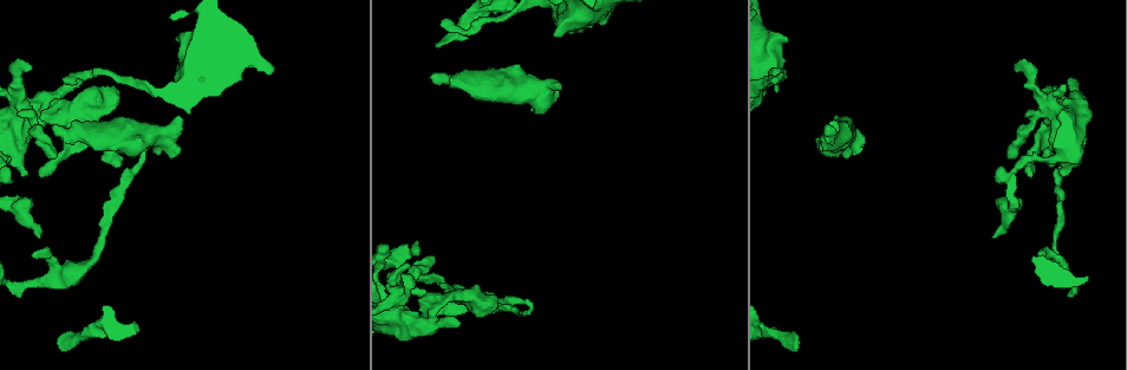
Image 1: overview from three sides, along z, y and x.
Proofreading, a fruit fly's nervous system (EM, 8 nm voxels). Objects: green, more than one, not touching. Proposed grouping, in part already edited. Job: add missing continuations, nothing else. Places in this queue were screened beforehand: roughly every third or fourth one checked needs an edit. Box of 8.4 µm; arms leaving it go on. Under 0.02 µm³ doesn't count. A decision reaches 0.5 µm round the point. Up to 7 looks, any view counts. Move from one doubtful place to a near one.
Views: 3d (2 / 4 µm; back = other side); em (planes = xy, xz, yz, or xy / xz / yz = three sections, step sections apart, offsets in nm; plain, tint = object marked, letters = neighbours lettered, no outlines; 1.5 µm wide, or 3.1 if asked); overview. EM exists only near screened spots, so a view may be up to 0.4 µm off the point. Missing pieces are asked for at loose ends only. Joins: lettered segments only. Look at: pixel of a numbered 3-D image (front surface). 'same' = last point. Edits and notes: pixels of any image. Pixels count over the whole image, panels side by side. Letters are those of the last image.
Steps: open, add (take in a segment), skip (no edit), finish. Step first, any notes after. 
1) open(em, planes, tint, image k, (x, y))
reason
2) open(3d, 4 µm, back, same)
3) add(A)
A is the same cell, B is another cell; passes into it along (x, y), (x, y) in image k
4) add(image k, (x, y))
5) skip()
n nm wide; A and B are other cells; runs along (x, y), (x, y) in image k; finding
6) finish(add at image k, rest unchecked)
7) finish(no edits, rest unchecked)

open(3d, 2 µm, back, image 1, (404, 265))

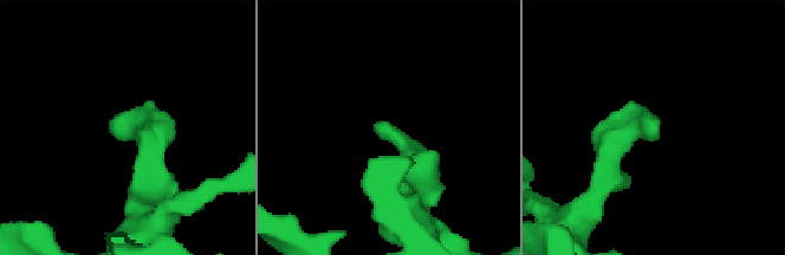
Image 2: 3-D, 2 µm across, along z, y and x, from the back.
open(em, xz, step 4, tint, image 2, (384, 127))

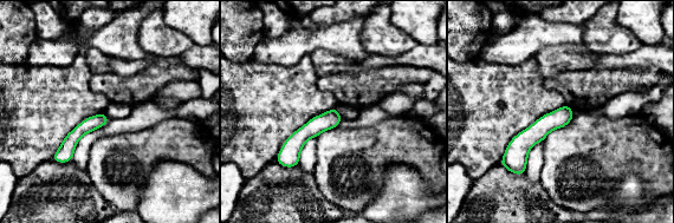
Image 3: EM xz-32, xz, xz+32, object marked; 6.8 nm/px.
open(em, planes, letters, same)
another direction

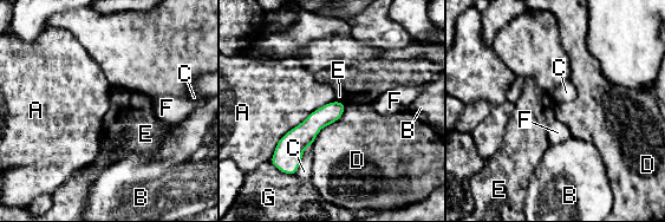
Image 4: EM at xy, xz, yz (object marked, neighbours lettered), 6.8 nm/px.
skip()
A, B, C, D, E, F and G are other cells; border along (336, 100), (288, 130), (269, 161) in image 4; no lettered segment goes on from it

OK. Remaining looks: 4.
open(3d, 2 µm, back, image 1, (432, 77))
free end

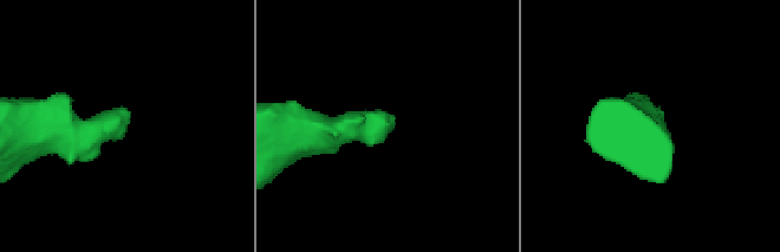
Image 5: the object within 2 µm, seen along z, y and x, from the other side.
open(em, planes, letters, image 5, (129, 117))

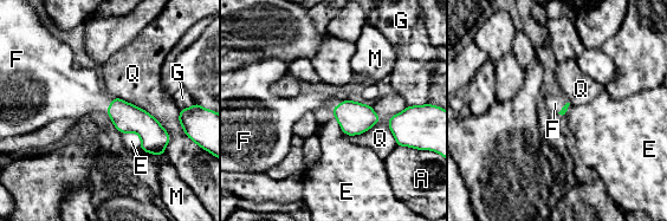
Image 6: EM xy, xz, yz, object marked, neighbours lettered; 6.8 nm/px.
add(F)
F is the same cell, A, E, G, M and Q are other cells; passes into it along (125, 117), (109, 105), (82, 86) in image 6; it goes on there

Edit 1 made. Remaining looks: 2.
open(em, planes, letters, image 1, (788, 39))
an open end

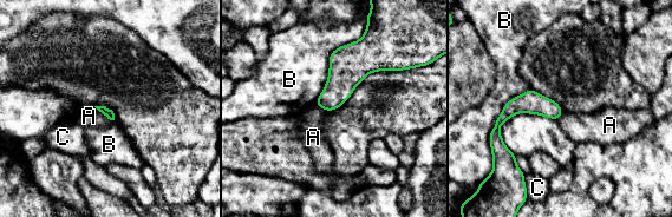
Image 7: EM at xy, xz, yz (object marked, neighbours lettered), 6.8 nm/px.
skip()
A, B and C are other cells; no lettered segment goes on from it

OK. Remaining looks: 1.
finish(add at image 6, rest unchecked)

